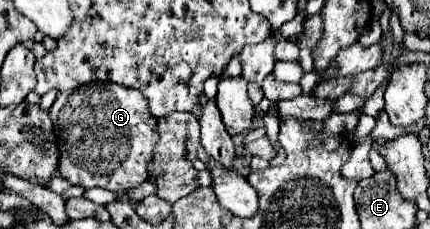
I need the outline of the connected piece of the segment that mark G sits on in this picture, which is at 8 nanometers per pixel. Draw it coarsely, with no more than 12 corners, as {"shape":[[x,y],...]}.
{"shape":[[91,82],[49,112],[59,176],[147,180],[159,134],[139,90]]}

